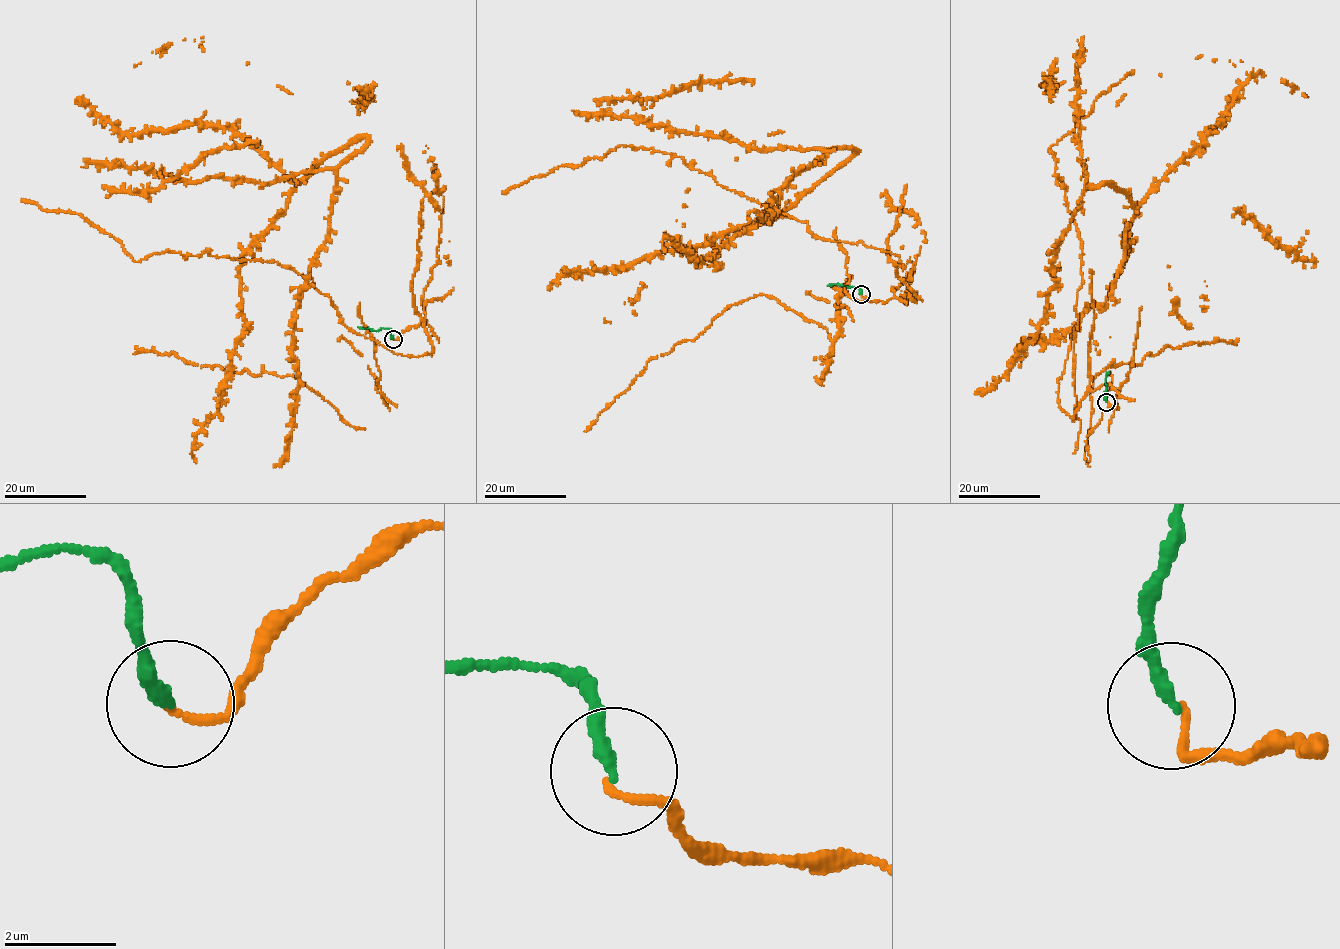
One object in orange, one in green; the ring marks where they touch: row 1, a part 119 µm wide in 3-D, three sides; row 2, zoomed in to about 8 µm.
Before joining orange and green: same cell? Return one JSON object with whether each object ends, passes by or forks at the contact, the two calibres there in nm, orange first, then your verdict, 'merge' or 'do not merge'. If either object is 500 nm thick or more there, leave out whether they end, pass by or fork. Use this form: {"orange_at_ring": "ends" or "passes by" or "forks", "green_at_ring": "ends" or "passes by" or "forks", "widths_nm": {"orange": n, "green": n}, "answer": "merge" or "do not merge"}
{"orange_at_ring": "ends", "green_at_ring": "ends", "widths_nm": {"orange": 120, "green": 240}, "answer": "merge"}

